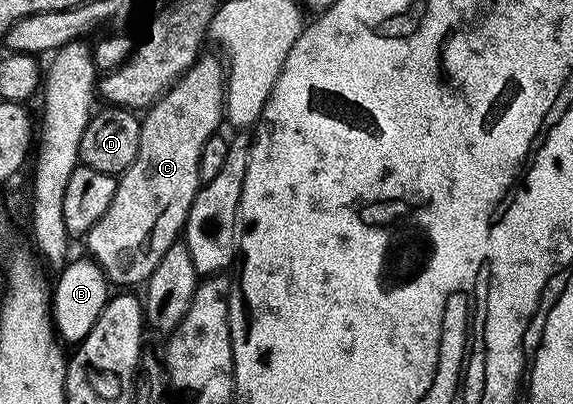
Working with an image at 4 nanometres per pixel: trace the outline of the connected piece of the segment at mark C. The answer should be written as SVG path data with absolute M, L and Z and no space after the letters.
M204 54L157 102L146 108L141 119L141 149L137 153L137 161L133 161L133 165L129 165L129 169L118 176L113 201L109 201L105 217L101 217L101 221L97 221L97 225L93 225L93 229L89 229L85 236L86 254L99 264L112 284L120 283L123 286L120 288L123 289L134 288L131 287L134 283L146 284L153 269L157 269L157 261L161 261L161 257L165 257L165 252L169 250L169 245L176 243L182 236L193 197L201 186L201 149L205 149L205 141L220 130L219 122L224 122L226 102L227 73L224 60L222 63L221 60Z

